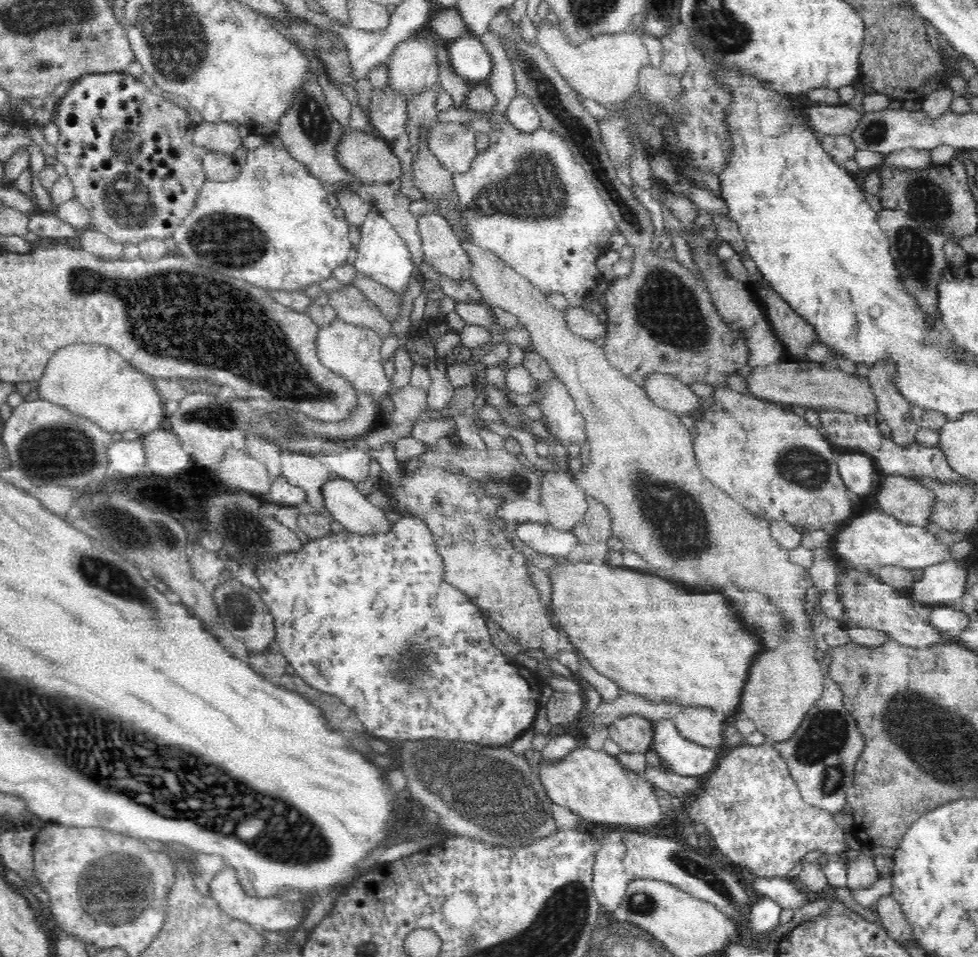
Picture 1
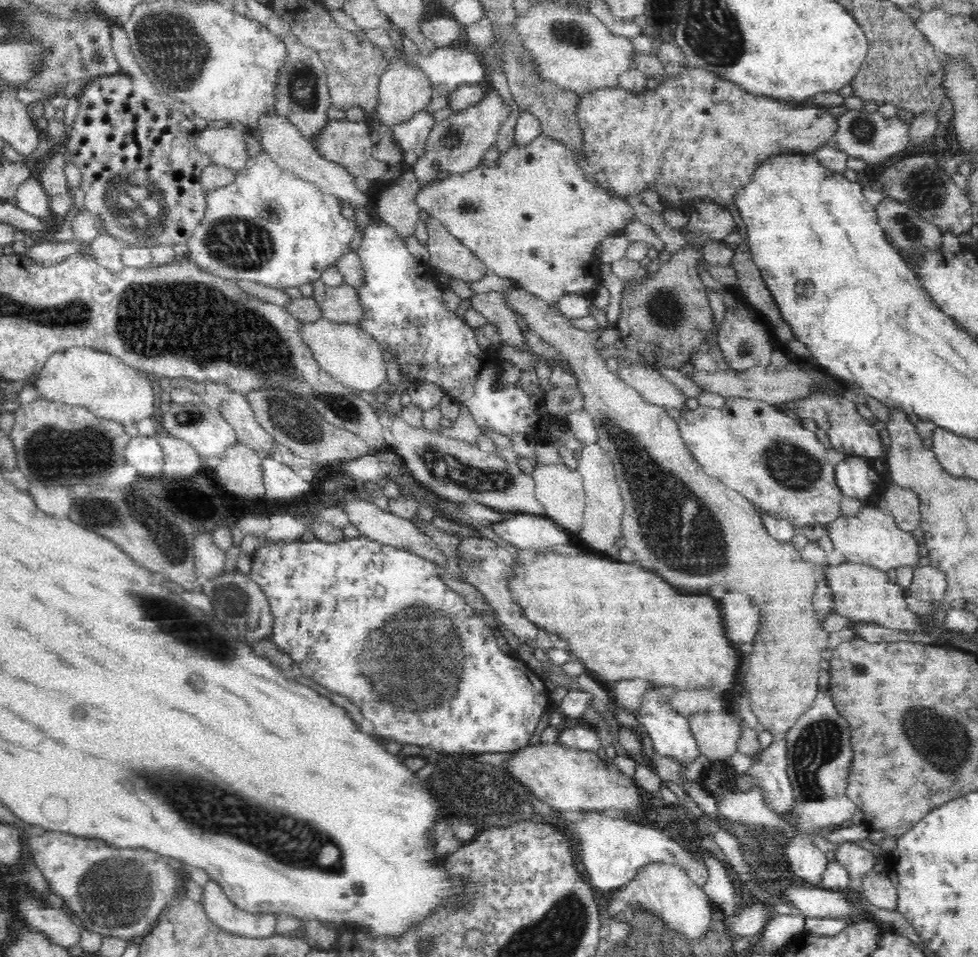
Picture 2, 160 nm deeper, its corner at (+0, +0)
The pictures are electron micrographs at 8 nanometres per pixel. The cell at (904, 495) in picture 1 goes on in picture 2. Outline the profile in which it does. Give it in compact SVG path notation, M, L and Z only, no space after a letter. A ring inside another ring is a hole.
M893 483L887 486L883 508L892 514L900 530L912 532L919 527L919 507L920 500L912 490L900 488Z

